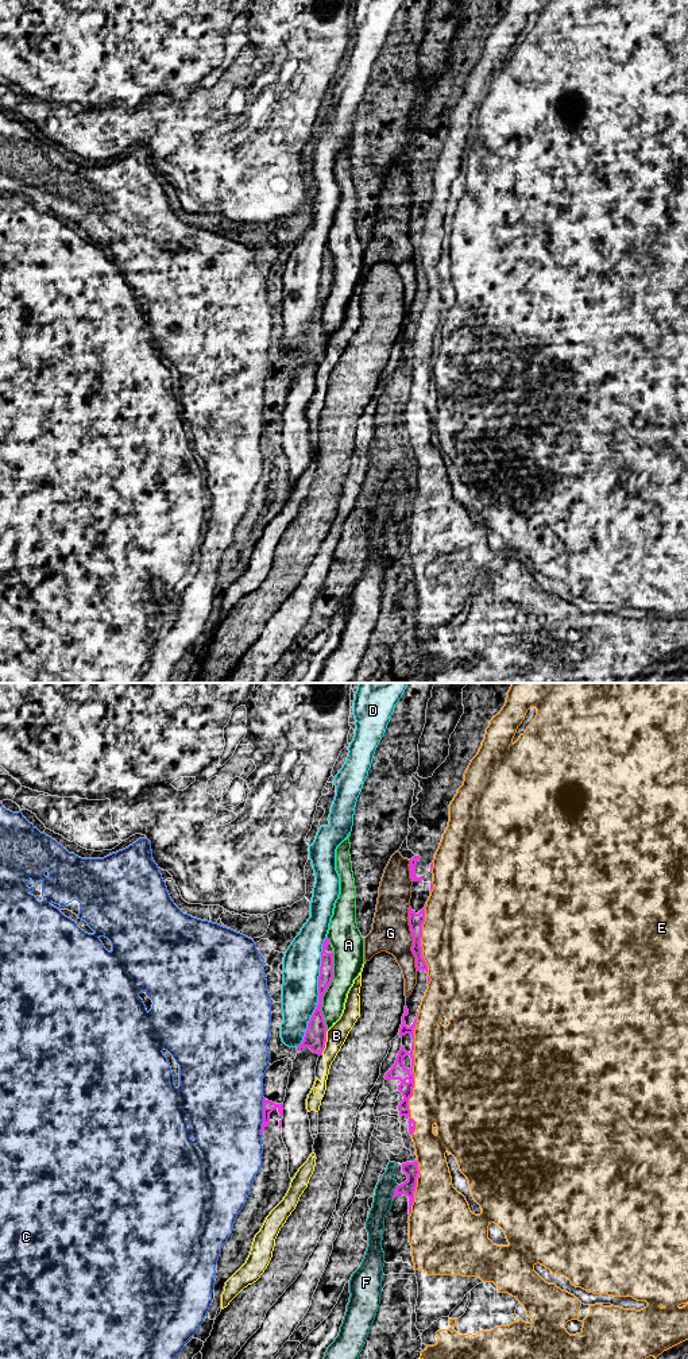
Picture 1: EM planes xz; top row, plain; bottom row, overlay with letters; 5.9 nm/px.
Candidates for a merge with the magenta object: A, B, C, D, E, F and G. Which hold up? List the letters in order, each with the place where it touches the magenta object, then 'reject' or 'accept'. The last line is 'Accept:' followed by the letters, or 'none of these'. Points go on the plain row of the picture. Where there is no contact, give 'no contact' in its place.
A: xz (325, 300) | reject
B: xz (325, 350) | reject
C: xz (263, 425) | reject
D: xz (319, 301) | reject
E: xz (413, 383) | reject
F: xz (394, 501) | reject
G: xz (413, 247) | reject
Accept: none of these

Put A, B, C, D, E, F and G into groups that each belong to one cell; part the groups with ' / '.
A / B G / C / D / E / F

